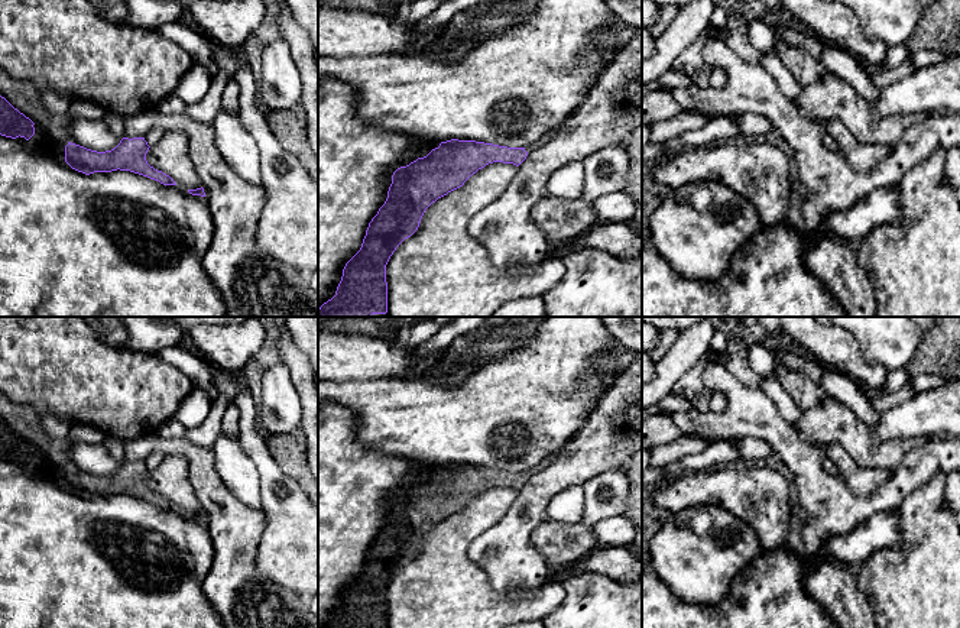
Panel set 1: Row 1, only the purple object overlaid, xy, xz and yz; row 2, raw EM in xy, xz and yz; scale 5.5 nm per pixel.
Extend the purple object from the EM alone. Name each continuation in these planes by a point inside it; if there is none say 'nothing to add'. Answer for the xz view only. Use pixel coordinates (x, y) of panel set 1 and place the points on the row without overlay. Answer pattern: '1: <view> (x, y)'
nothing to add

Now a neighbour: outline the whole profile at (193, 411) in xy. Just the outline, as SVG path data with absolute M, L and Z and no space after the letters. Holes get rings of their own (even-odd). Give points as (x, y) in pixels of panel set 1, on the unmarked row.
M194 386L188 396L182 401L173 418L176 418L187 430L195 428L204 423L211 408L208 394Z

